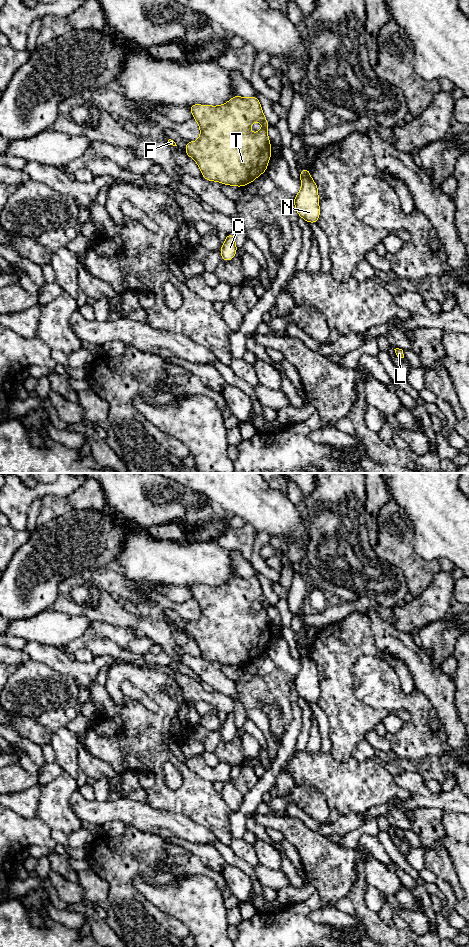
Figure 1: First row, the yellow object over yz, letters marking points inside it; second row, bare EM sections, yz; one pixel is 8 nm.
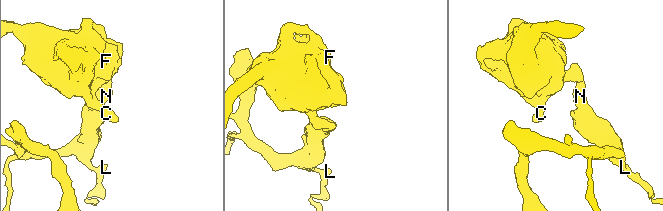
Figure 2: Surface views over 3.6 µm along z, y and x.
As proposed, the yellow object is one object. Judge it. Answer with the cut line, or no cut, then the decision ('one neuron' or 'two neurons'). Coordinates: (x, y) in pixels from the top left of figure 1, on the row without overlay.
yz (310, 657), (301, 659) | two neurons

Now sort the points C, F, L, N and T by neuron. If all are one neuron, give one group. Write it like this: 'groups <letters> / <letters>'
groups C F T / L N

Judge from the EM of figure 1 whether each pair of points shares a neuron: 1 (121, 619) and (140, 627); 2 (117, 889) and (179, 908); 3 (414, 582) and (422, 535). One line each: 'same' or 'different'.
1: same
2: different
3: different

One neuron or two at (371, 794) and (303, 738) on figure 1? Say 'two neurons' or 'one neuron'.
two neurons

